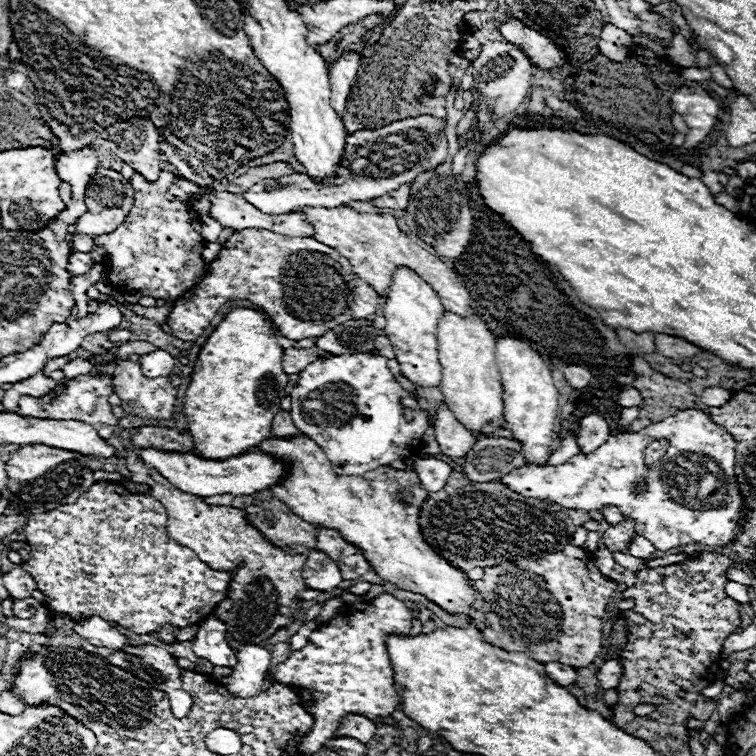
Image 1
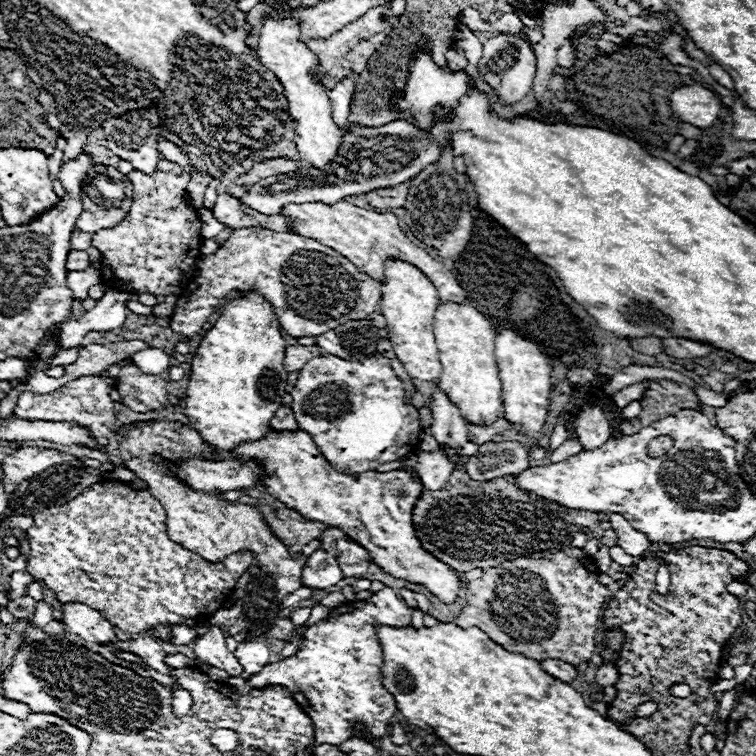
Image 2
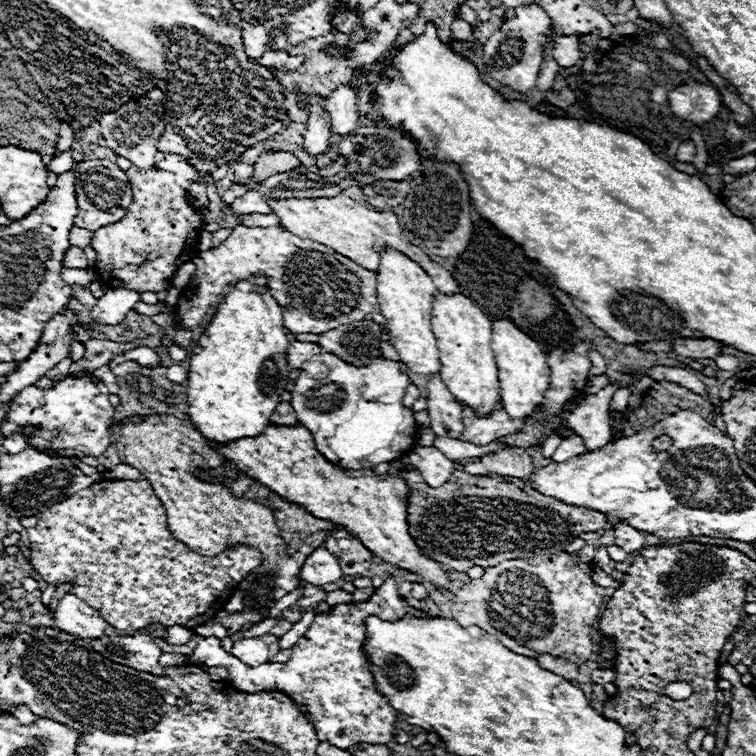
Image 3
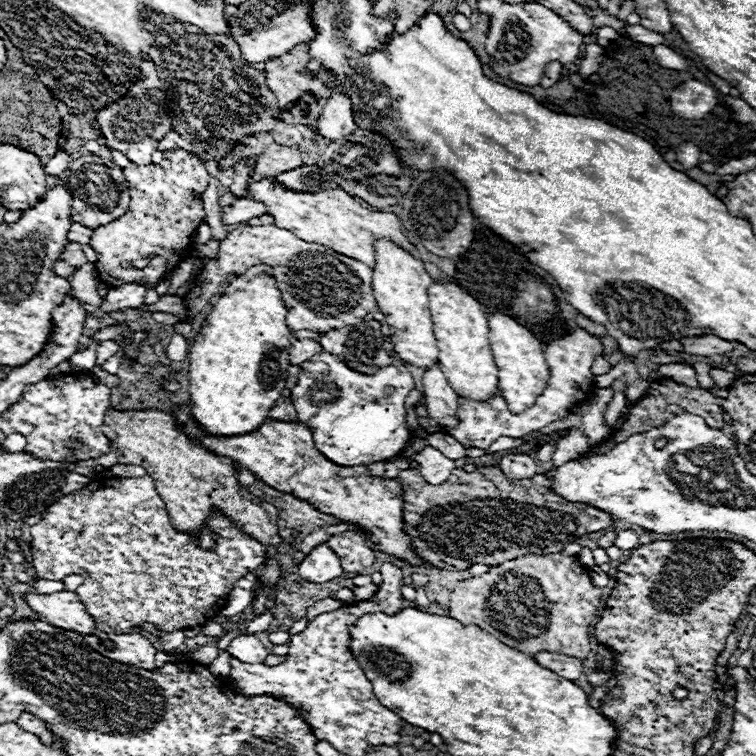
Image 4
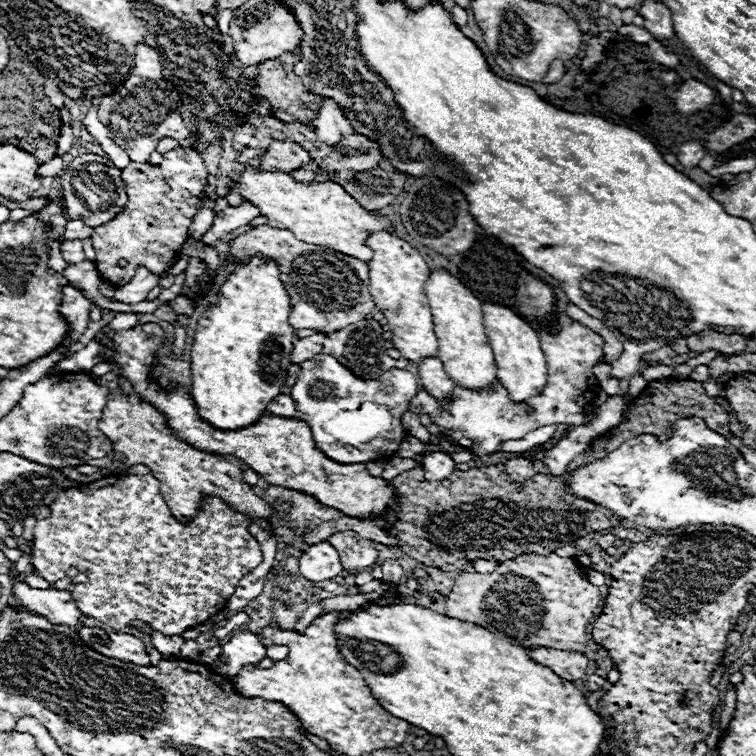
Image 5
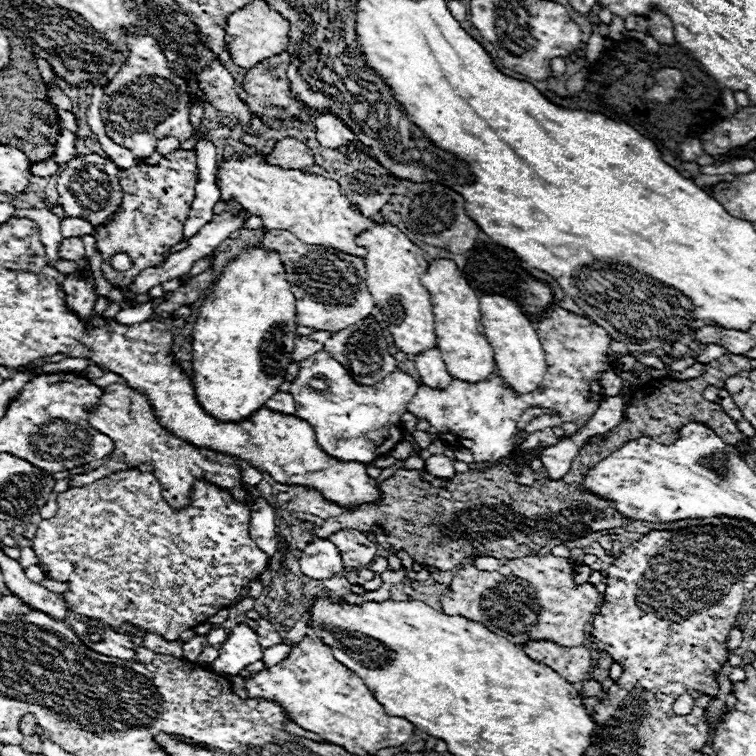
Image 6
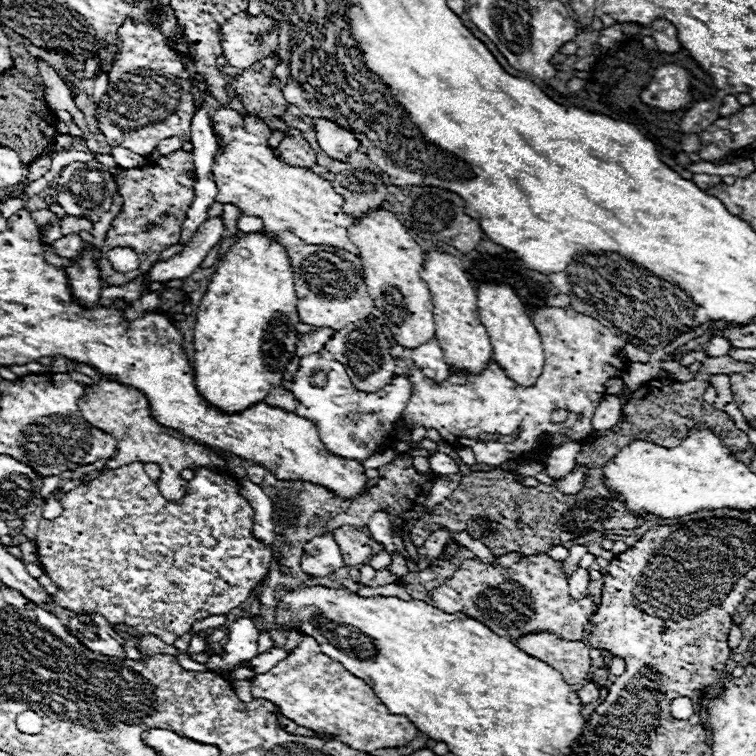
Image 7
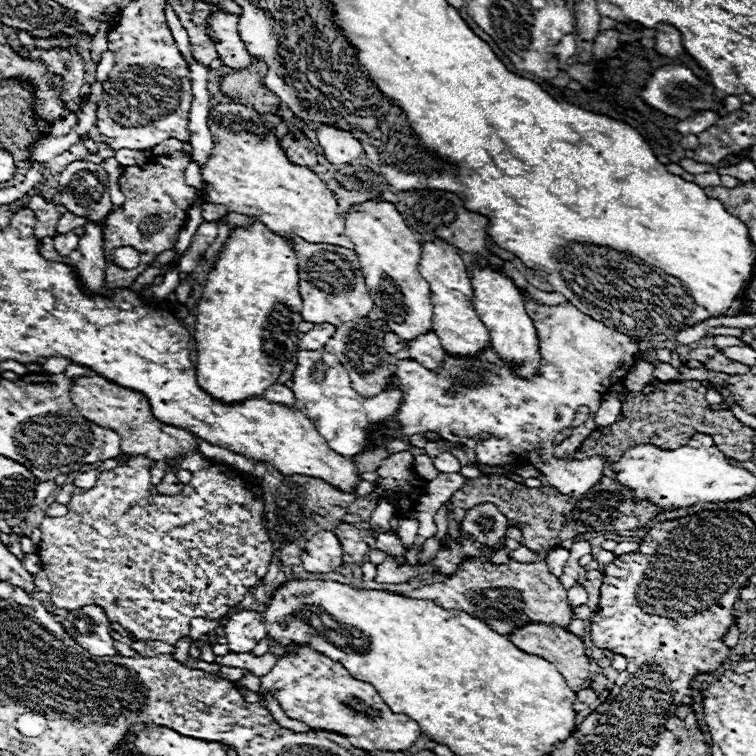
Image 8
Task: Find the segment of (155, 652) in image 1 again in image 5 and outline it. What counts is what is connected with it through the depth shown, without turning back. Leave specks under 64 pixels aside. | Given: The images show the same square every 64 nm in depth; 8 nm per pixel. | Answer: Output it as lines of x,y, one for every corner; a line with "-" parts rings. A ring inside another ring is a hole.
82,626
78,634
86,646
90,646
92,650
108,658
120,658
122,662
134,662
140,666
150,664
148,654
144,652
146,646
142,644
142,640
130,634
118,634
114,630
106,632
102,628
88,628
88,626

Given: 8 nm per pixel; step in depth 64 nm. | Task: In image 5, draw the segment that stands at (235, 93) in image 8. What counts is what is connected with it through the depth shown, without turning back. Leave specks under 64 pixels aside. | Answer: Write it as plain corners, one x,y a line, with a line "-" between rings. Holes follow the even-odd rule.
288,52
288,54
282,54
280,58
264,60
262,64
258,64
258,76
256,76
254,94
258,94
260,98
264,98
270,104
270,116
280,118
282,122
288,122
288,124
290,122
310,124
316,118
318,110
320,110
322,98
310,96
306,92
306,88
302,86
302,80
294,76
292,68
300,60
298,56
300,56
300,52

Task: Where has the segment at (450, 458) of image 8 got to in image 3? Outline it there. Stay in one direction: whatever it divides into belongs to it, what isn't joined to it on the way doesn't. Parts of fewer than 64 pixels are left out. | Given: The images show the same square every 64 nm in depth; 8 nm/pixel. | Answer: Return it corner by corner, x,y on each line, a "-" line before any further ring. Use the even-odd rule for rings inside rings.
434,446
414,448
408,454
404,454
404,458
400,458
400,460
406,466
412,464
416,470
420,470
424,482
432,488
446,484
454,472
454,462
450,458
446,458
442,452
438,452

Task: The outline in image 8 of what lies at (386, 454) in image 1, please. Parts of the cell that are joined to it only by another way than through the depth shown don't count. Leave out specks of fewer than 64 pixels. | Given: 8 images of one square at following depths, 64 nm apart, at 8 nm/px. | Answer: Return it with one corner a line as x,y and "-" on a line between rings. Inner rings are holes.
324,348
320,350
296,350
296,368
292,372
292,392
296,396
294,408
304,412
314,424
316,430
324,436
328,446
346,456
352,458
360,454
368,446
368,438
374,432
374,428
384,422
386,418
394,416
394,412
400,406
400,390
384,390
376,394
374,398
364,400
350,388
350,378
346,368
338,362
338,358

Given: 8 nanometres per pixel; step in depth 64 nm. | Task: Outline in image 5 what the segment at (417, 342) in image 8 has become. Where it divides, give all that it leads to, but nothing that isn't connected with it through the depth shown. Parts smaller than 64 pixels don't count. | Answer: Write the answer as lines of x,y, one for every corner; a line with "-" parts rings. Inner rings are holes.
438,356
424,358
424,362
418,362
418,376
424,390
428,390
434,398
442,400
448,398
454,390
454,382
444,372
444,364

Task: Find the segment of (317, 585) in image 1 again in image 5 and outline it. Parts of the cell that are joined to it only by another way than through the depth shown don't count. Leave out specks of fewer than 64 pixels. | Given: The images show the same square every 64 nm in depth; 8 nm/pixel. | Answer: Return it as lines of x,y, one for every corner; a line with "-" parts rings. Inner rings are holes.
318,542
316,546
308,546
300,558
300,574
306,578
306,580
312,580
312,582
320,582
320,580
330,580
338,574
342,574
342,562
340,562
340,556
336,552
336,548
330,544
330,542

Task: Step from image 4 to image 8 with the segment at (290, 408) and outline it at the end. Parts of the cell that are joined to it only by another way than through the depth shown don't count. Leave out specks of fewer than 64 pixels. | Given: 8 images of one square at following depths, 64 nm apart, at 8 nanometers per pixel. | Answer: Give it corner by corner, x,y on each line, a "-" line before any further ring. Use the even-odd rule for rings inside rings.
276,384
276,386
268,388
268,390
266,390
266,394
264,394
264,398
266,398
266,400
270,400
270,402
286,404
286,406
294,406
294,402
296,402
294,392
292,392
288,386
284,386
284,384

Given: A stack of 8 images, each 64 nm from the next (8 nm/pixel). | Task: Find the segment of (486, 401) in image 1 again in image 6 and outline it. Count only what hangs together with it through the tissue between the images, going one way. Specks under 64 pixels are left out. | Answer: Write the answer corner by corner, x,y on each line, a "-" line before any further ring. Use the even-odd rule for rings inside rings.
438,258
432,260
426,274
422,276
426,290
430,292
432,312
434,312
434,330
436,330
436,344
442,352
444,364
452,378
460,378
464,382
482,382
486,380
492,370
496,370
494,352
484,336
484,326
480,322
480,306
478,296
472,286
466,282
462,272
452,260

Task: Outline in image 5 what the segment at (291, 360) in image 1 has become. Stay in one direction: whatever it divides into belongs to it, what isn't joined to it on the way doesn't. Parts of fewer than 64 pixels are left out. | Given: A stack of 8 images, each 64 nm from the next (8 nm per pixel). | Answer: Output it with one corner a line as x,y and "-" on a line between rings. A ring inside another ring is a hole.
316,332
314,336
308,338
294,338
294,348
292,348
292,362
294,364
302,364
304,360
316,356
318,352
322,352
322,342
324,342
326,334
324,332

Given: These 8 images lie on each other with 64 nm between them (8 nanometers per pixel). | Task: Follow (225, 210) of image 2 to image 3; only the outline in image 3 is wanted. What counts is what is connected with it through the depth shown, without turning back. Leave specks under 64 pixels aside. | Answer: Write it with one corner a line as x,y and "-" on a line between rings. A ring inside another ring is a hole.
250,214
250,216
238,218
238,222
244,226
278,226
280,224
276,214

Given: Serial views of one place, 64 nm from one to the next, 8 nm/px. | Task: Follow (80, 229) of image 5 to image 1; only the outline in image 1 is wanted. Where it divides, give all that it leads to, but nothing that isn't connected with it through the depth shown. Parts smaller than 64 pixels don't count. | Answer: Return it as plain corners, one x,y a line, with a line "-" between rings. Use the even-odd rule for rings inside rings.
74,234
72,246
74,246
76,252
90,252
94,248
94,240
88,238
86,234

